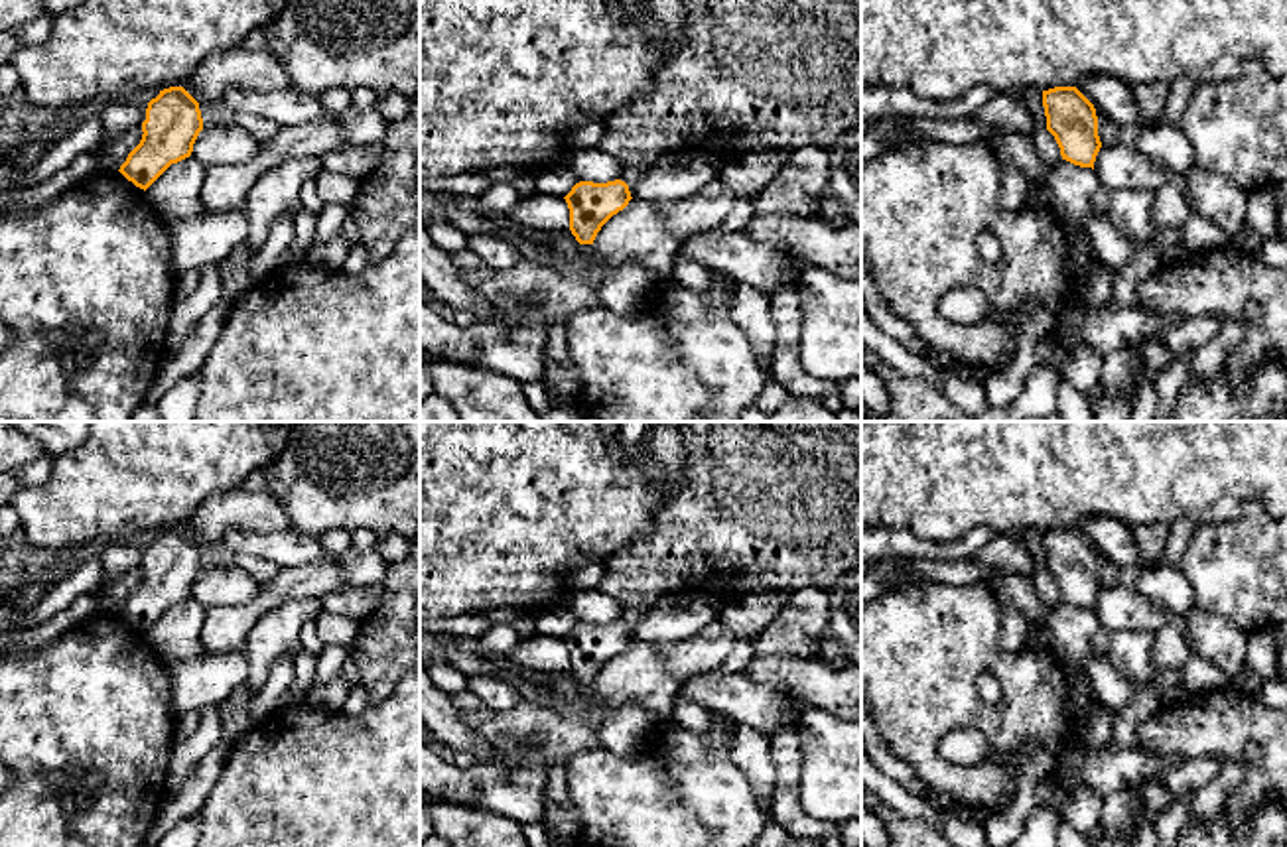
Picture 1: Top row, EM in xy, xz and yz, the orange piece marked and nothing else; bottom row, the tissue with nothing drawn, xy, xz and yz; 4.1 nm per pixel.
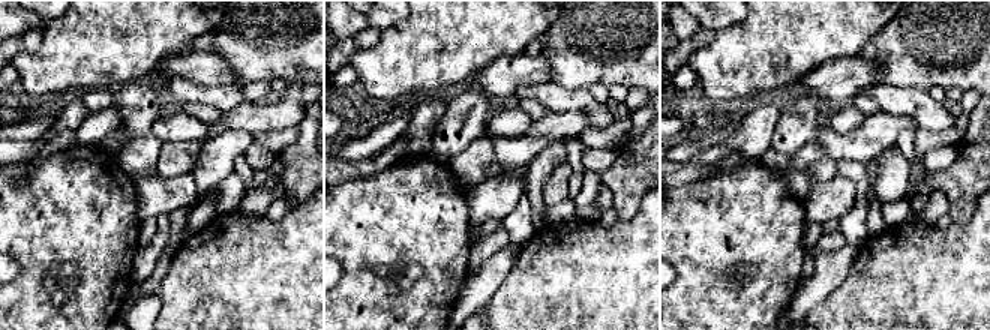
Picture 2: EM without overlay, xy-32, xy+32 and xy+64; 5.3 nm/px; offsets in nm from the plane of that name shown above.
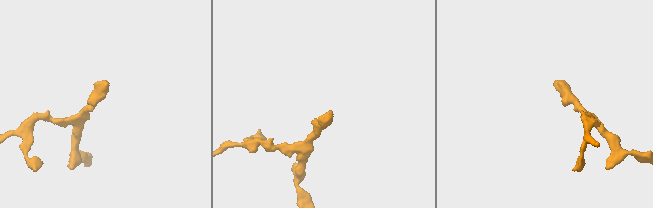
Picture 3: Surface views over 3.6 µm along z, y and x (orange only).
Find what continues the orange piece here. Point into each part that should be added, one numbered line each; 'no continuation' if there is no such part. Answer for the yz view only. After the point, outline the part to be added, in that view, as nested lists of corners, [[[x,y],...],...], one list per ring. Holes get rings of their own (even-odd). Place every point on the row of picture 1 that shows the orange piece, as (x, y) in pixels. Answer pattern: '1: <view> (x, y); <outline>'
no continuation

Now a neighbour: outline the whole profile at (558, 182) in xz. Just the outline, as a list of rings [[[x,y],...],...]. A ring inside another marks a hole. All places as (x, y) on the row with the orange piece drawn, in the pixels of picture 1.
[[[556,165],[554,169],[542,169],[536,175],[536,193],[566,197],[579,177],[572,165]]]

